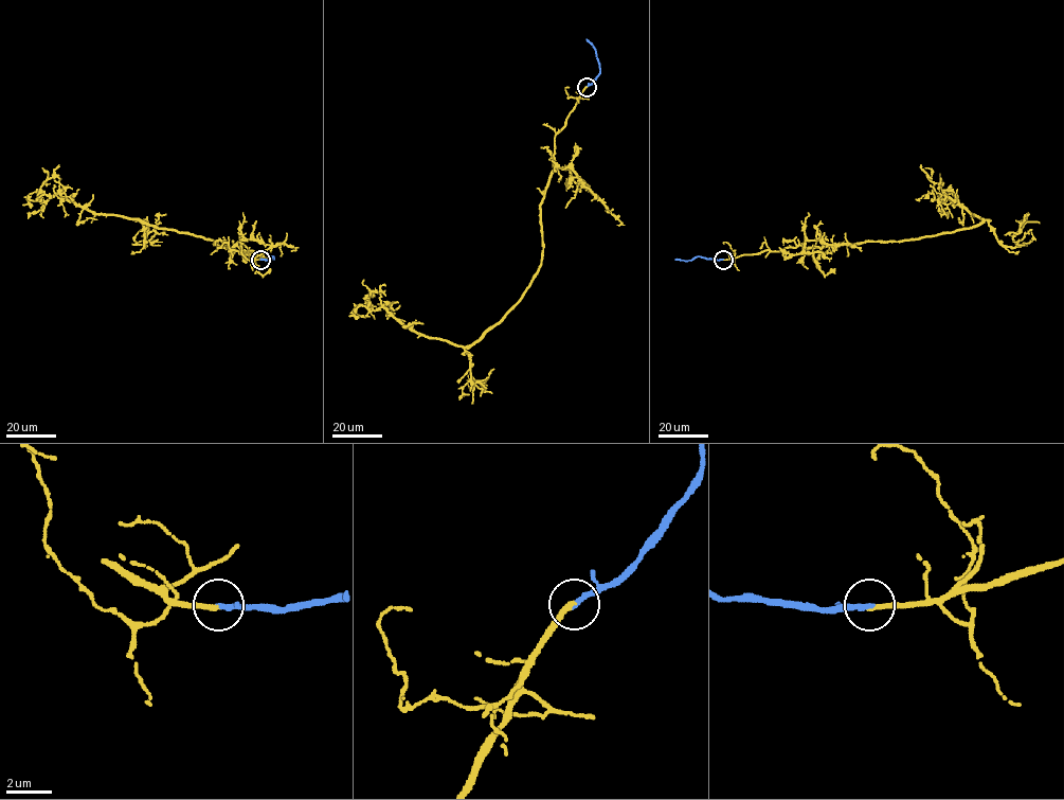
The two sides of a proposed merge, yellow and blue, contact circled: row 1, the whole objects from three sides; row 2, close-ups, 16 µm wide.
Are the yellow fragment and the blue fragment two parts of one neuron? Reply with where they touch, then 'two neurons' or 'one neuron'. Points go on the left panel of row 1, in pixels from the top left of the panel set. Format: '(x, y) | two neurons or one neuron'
(260, 260) | one neuron

